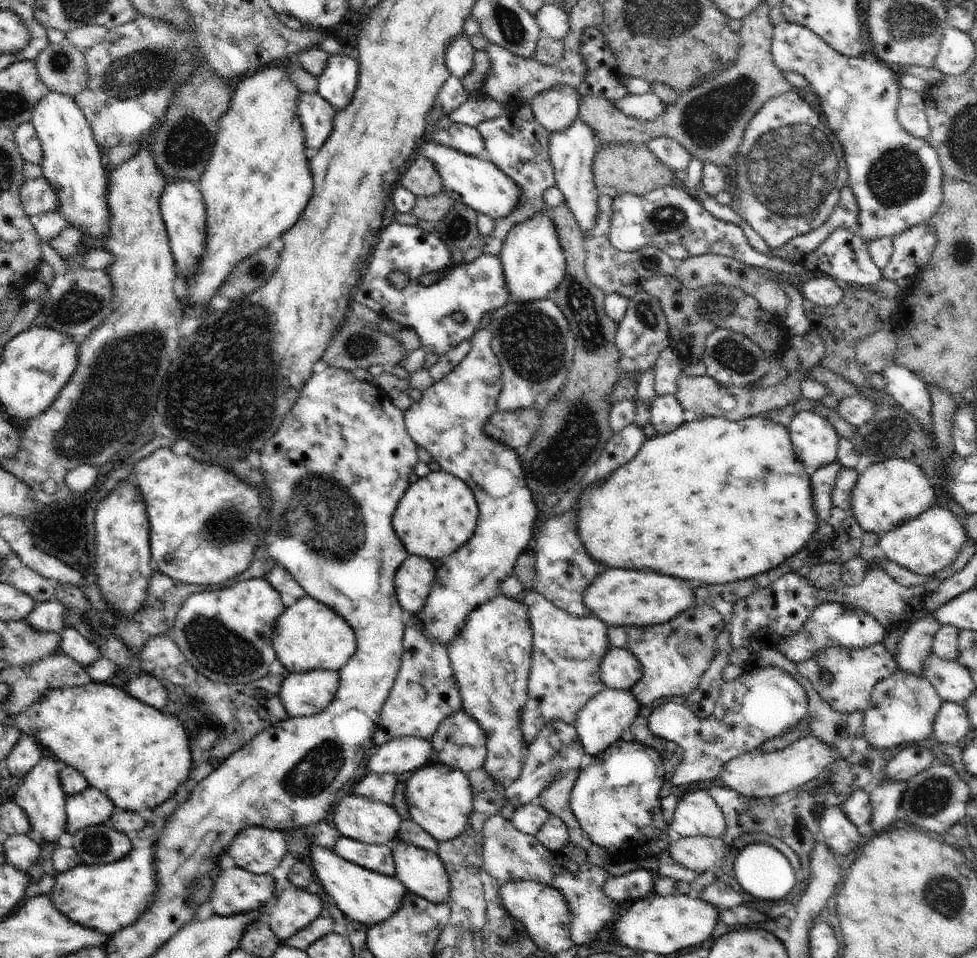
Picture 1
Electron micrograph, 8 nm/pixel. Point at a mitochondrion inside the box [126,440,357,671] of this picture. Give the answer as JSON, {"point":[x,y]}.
{"point":[231,524]}

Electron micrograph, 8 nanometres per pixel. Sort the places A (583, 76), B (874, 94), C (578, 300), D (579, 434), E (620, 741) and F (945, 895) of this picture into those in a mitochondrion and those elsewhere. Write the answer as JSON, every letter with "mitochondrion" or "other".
{"A":"other","B":"other","C":"mitochondrion","D":"mitochondrion","E":"other","F":"mitochondrion"}

